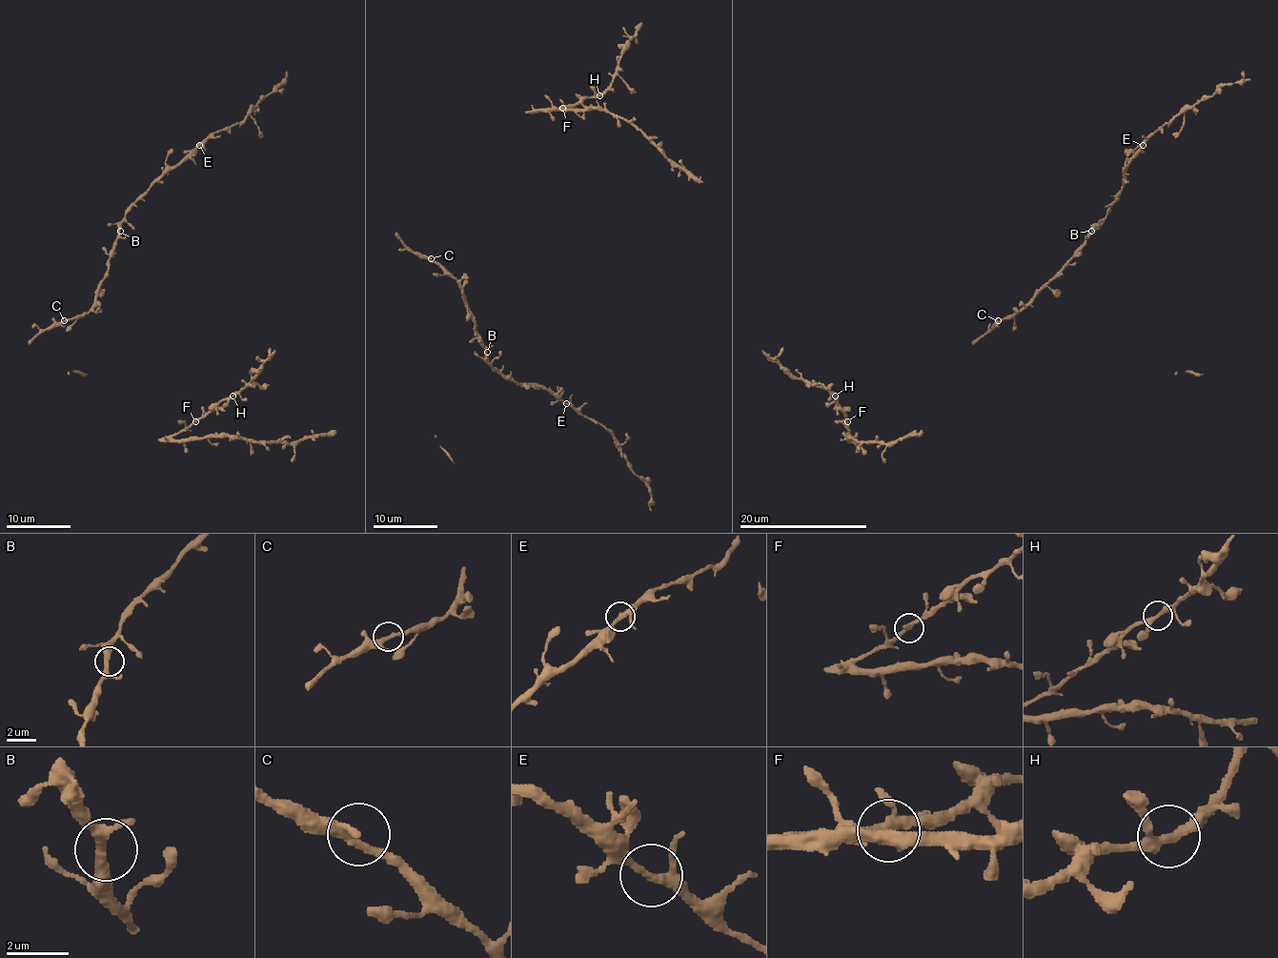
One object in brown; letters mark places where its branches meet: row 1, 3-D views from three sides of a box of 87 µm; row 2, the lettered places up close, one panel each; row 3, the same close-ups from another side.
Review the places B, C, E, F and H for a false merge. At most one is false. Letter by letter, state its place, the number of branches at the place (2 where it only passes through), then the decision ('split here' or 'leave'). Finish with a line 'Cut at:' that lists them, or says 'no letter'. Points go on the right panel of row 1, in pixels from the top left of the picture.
B: place (1091, 231); branches 3; leave
C: place (998, 320); branches 3; leave
E: place (1143, 145); branches 3; leave
F: place (847, 421); branches 3; leave
H: place (835, 396); branches 3; leave
Cut at: no letter

